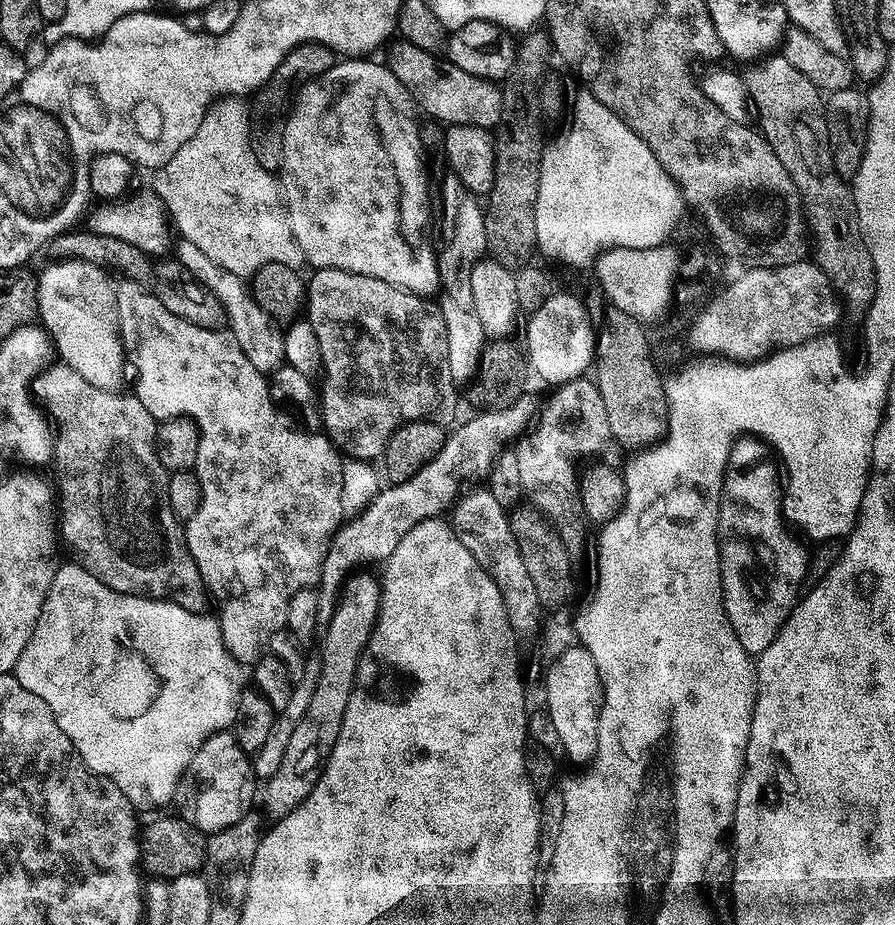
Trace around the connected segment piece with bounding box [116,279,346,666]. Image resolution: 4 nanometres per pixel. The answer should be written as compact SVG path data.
M121 279L116 284L116 305L118 306L118 326L120 327L120 340L124 344L124 355L131 371L132 368L136 371L134 395L138 398L138 402L142 402L142 406L146 406L146 410L150 410L150 414L157 422L187 418L196 425L200 434L198 458L194 469L200 483L200 505L194 518L190 518L186 522L184 541L190 552L190 558L194 560L194 566L198 566L198 574L201 575L207 595L211 599L212 596L216 599L217 610L215 609L215 611L218 613L220 634L226 650L235 660L239 660L241 665L251 665L260 659L272 637L287 625L290 598L294 598L294 594L298 594L298 590L320 583L320 571L322 562L326 558L328 544L332 541L332 535L340 529L340 525L346 519L342 510L342 466L344 460L336 445L319 431L305 432L297 430L295 427L292 427L293 429L287 428L280 421L281 413L278 411L276 403L270 398L265 373L260 372L254 366L254 362L250 362L250 358L246 358L242 346L238 346L231 331L202 330L202 326L194 326L194 322L186 322L182 318L178 318L178 314L170 314L170 310L166 310L166 306L162 306L162 302L155 294L145 290L141 285L135 284L133 280Z

